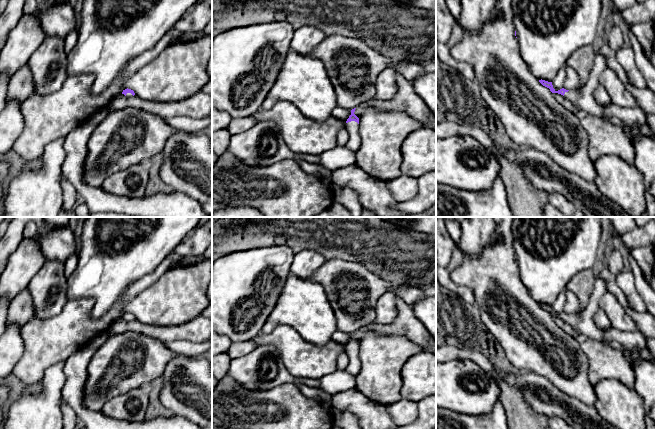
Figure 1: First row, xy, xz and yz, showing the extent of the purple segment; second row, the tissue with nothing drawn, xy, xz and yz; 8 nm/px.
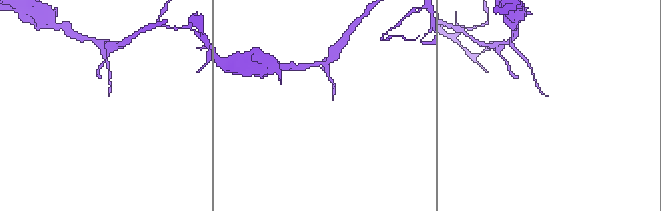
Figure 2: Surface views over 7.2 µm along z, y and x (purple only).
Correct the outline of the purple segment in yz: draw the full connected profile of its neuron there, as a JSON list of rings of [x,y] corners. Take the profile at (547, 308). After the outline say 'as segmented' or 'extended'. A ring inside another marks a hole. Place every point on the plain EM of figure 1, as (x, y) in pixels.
[[[542,303],[539,304],[539,306],[540,306],[543,310],[549,312],[552,317],[558,317],[558,318],[561,318],[561,319],[564,320],[564,318],[569,315],[569,314],[564,313],[564,312],[556,315],[556,314],[553,312],[552,306],[548,306],[548,305],[545,305],[545,304],[542,304]]]; as segmented

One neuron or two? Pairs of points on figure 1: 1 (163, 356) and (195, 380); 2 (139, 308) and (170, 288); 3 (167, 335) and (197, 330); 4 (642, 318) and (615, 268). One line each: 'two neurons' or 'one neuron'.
1: two neurons
2: one neuron
3: one neuron
4: two neurons

